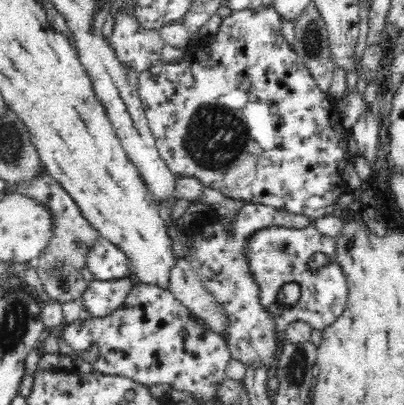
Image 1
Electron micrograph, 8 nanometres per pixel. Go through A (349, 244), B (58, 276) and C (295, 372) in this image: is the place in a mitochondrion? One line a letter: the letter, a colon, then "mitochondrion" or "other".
A: other
B: mitochondrion
C: mitochondrion

